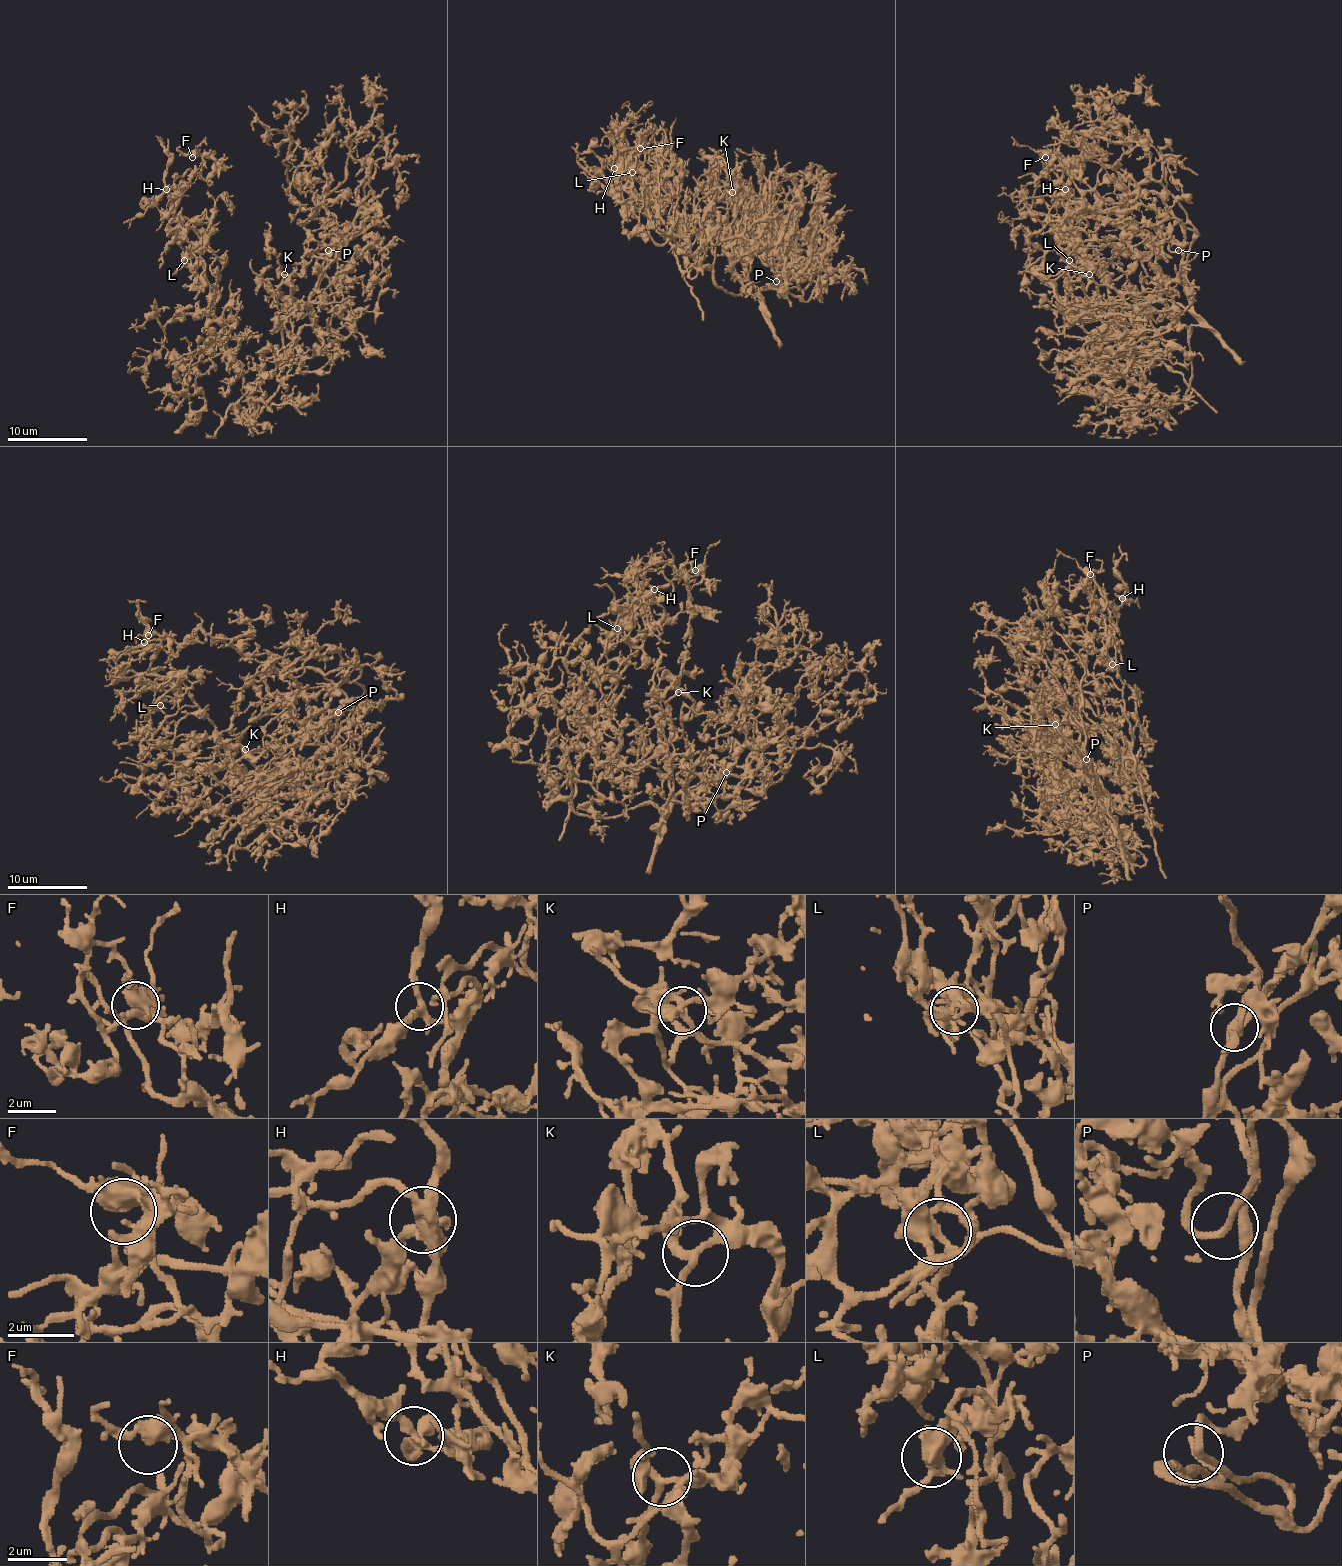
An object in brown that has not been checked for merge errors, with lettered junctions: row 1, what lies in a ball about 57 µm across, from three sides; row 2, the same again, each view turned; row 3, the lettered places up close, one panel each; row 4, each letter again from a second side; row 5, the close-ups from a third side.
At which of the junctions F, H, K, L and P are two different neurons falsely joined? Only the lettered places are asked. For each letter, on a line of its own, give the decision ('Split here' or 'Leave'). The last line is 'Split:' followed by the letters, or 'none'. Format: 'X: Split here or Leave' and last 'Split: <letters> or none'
F: Leave
H: Leave
K: Leave
L: Leave
P: Leave
Split: none

